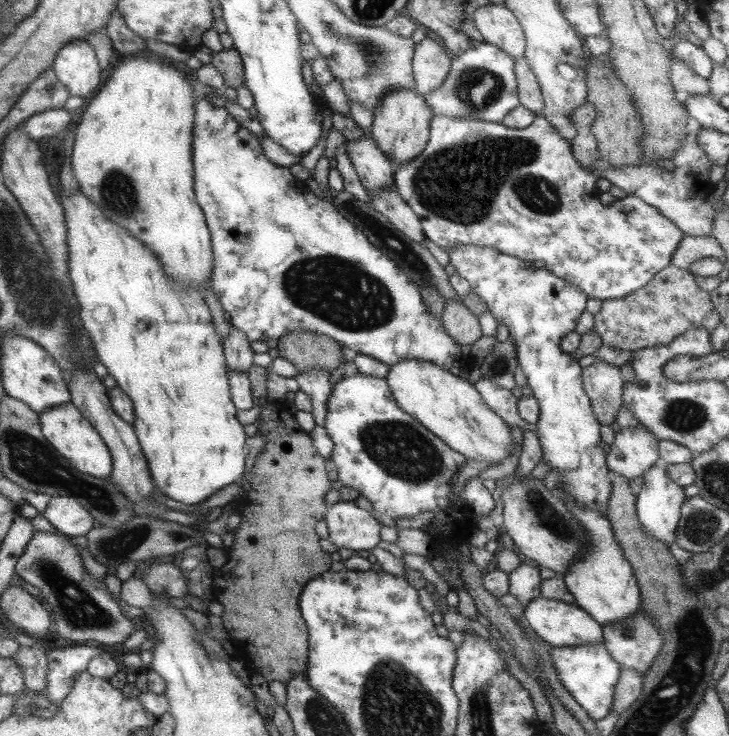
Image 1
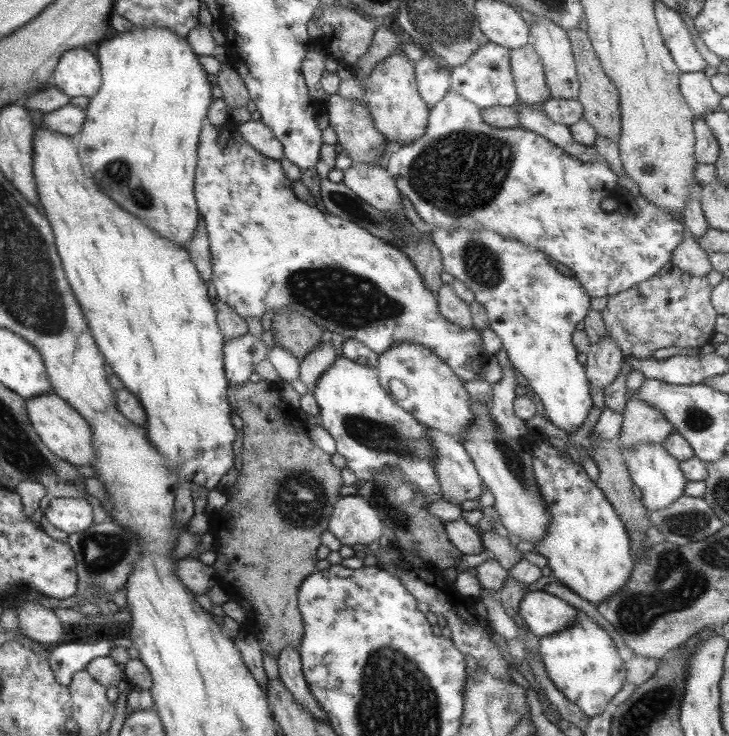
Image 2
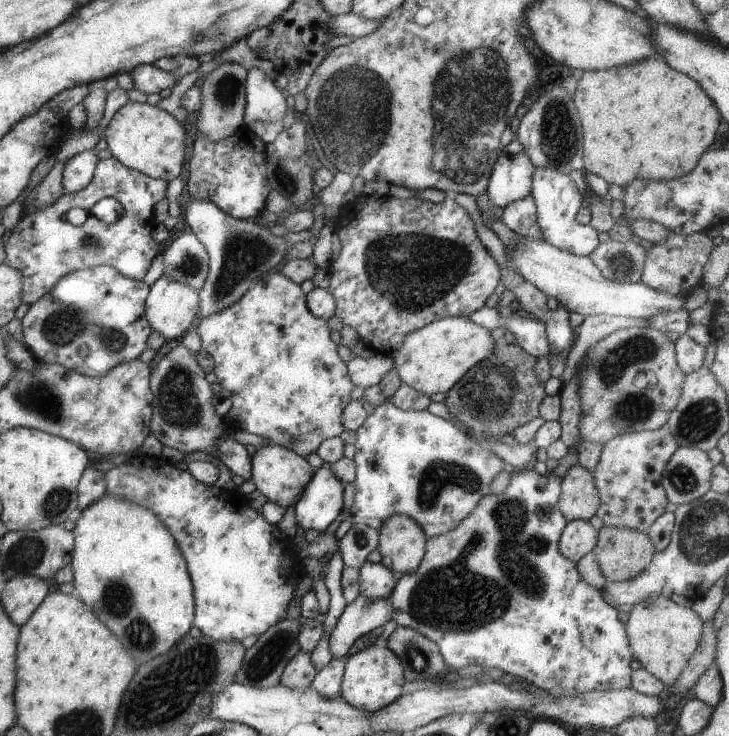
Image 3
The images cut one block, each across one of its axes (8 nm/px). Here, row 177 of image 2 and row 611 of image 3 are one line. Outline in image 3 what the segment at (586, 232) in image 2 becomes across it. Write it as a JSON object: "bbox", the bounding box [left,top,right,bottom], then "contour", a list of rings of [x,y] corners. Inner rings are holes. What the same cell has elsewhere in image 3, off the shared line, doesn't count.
{"bbox":[388,469,633,696],"contour":[[[533,469],[519,470],[519,472],[515,470],[510,474],[507,486],[501,492],[485,494],[475,504],[475,508],[455,528],[451,528],[445,534],[427,538],[423,558],[421,558],[419,566],[415,568],[415,572],[401,575],[388,596],[389,602],[391,602],[390,620],[393,620],[397,626],[411,628],[434,642],[443,657],[443,662],[455,671],[465,668],[465,666],[481,666],[483,669],[499,668],[504,672],[505,679],[509,676],[517,676],[526,686],[544,690],[555,696],[563,696],[567,692],[583,694],[584,692],[615,691],[629,688],[632,672],[629,664],[631,664],[633,656],[624,633],[624,625],[617,619],[618,612],[614,607],[603,602],[598,590],[581,580],[576,562],[571,562],[559,552],[558,538],[567,522],[561,516],[561,512],[557,510],[557,502],[559,502],[559,493],[561,492],[560,484],[561,478],[557,478],[553,474],[553,470],[545,472],[544,475],[539,475]]]}

